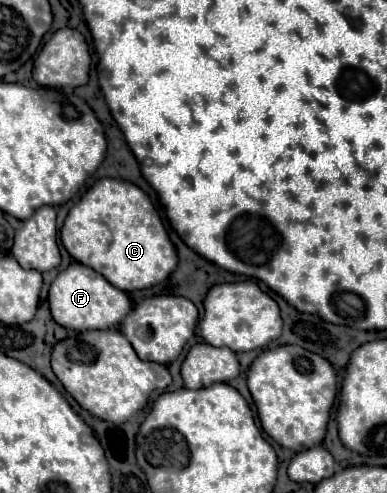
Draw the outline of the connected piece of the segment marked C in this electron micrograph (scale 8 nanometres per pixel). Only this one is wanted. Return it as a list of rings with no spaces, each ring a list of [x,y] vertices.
[[[103,178],[69,210],[61,242],[81,264],[103,274],[115,288],[133,292],[163,282],[177,264],[177,252],[151,198],[133,182]]]

